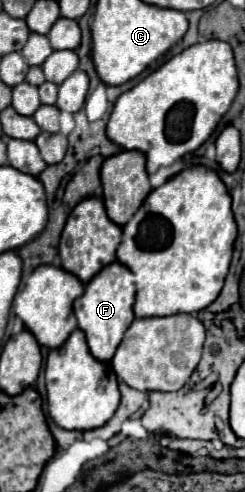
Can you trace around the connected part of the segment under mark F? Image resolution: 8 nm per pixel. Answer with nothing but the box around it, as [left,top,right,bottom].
[74,261,136,363]

